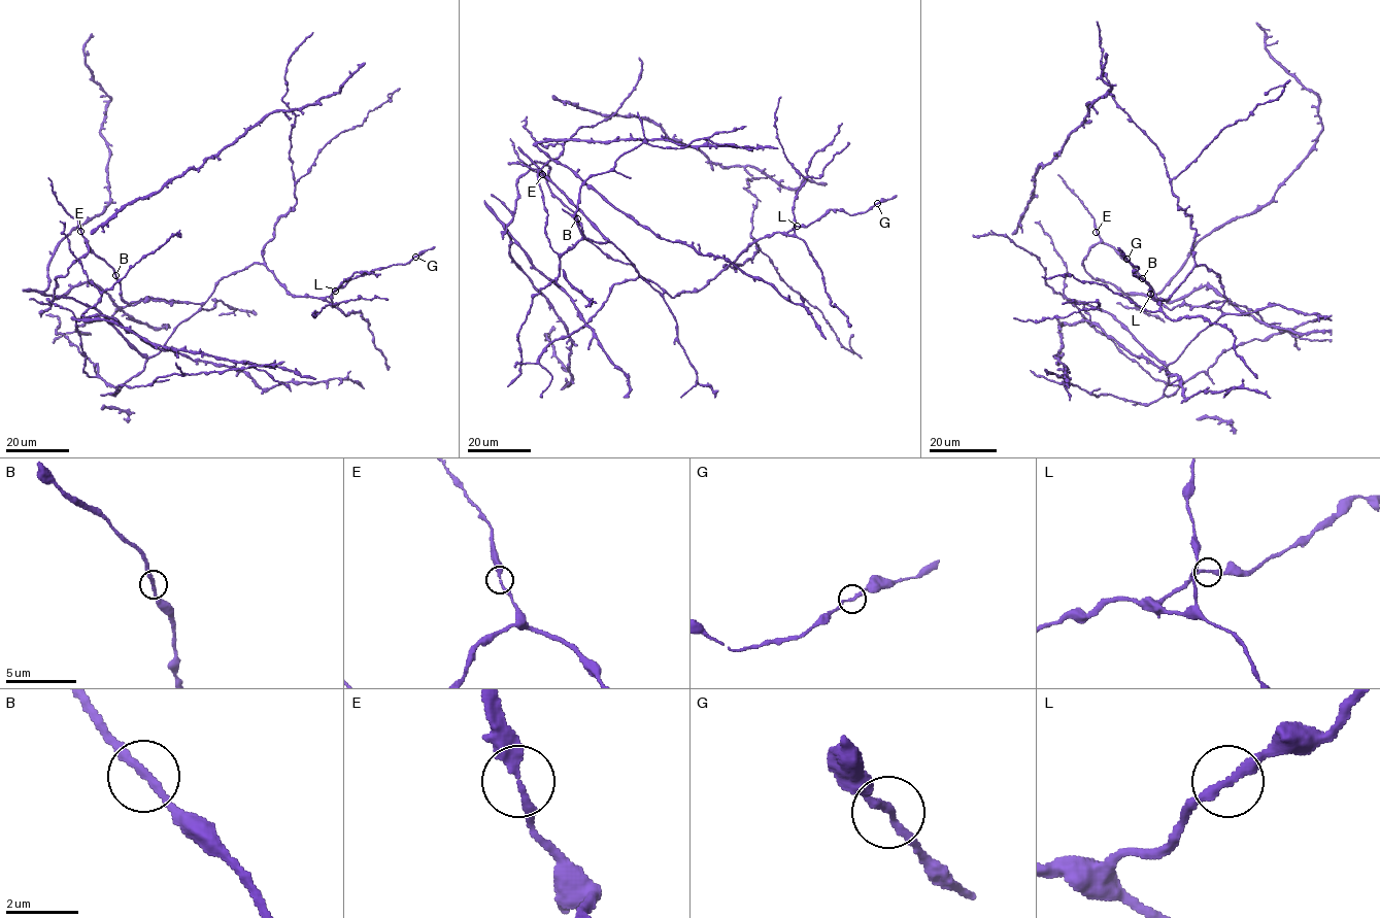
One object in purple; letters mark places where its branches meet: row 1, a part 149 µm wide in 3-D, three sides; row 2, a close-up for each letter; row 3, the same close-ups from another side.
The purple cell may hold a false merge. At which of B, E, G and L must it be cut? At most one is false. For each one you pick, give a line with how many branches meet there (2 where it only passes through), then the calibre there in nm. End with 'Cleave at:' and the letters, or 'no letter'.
Cleave at: no letter

